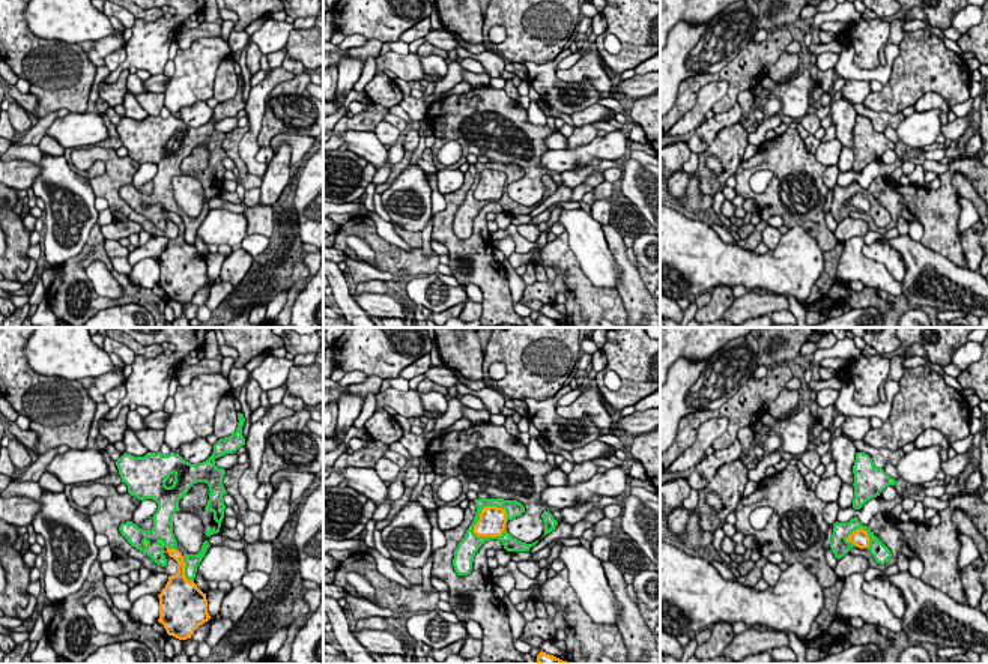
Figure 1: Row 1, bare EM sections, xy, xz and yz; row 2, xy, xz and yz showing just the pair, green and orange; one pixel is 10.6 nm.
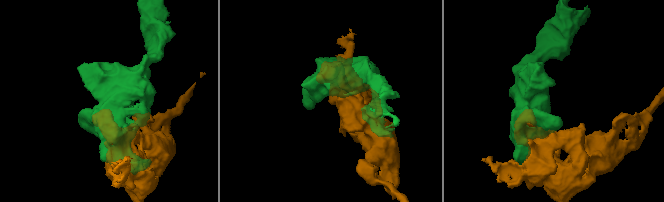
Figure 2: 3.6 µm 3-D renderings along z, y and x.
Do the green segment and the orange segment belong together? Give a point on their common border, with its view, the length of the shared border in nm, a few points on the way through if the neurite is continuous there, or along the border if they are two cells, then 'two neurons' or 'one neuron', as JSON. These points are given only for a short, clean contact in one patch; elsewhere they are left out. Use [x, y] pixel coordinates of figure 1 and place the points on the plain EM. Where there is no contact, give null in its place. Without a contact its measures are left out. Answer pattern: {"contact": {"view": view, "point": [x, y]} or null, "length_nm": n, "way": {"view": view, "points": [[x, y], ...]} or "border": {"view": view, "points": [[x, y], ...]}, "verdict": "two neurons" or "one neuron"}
{"contact": {"view": "xz", "point": [483, 170]}, "length_nm": 440, "verdict": "two neurons"}

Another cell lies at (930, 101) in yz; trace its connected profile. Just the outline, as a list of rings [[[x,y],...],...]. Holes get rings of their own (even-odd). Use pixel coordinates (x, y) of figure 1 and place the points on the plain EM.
[[[925,93],[914,105],[914,111],[923,113],[928,110],[940,110],[941,119],[946,122],[950,111],[949,104],[938,93]]]

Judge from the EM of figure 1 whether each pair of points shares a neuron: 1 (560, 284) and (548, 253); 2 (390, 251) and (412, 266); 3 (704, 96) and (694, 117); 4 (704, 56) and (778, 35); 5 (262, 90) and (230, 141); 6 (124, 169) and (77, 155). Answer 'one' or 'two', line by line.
1: one
2: one
3: one
4: two
5: two
6: one

